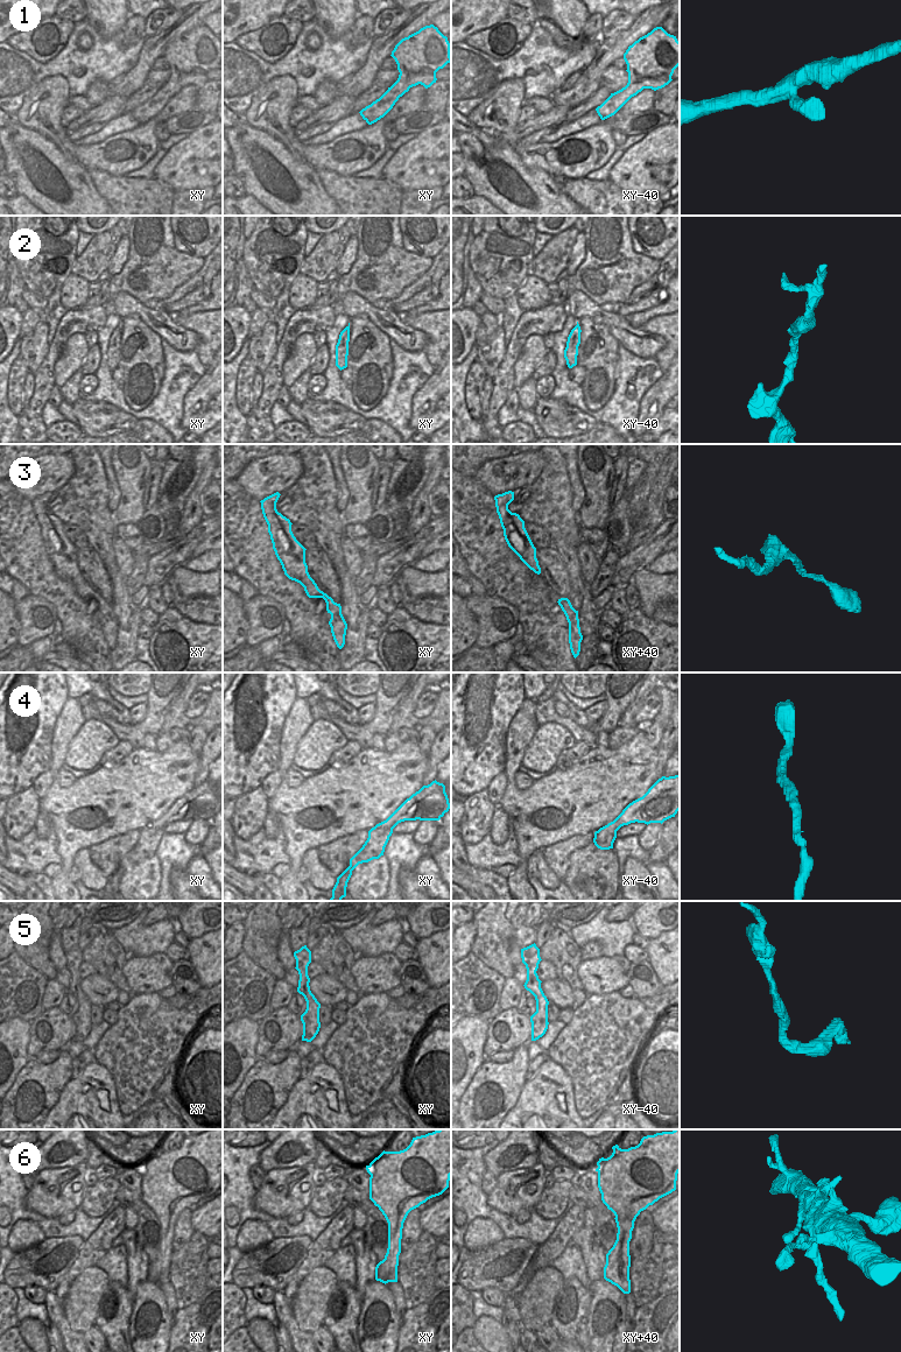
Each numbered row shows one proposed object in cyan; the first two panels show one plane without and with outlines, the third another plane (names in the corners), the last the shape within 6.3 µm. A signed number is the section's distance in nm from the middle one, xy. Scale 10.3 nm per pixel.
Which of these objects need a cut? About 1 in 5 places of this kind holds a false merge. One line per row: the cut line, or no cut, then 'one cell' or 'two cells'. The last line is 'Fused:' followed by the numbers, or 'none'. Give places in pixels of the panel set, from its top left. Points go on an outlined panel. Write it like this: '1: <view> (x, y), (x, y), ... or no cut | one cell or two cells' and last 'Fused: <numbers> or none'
1: no cut | one cell
2: no cut | one cell
3: no cut | one cell
4: no cut | one cell
5: no cut | one cell
6: no cut | one cell
Fused: none

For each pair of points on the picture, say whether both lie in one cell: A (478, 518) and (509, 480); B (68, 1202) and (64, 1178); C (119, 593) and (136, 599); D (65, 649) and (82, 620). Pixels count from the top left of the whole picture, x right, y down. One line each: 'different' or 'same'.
A: different
B: same
C: different
D: different

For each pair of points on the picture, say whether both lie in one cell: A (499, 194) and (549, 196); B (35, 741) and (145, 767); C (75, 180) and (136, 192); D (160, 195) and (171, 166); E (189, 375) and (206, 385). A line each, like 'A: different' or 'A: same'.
A: same
B: different
C: different
D: different
E: different

